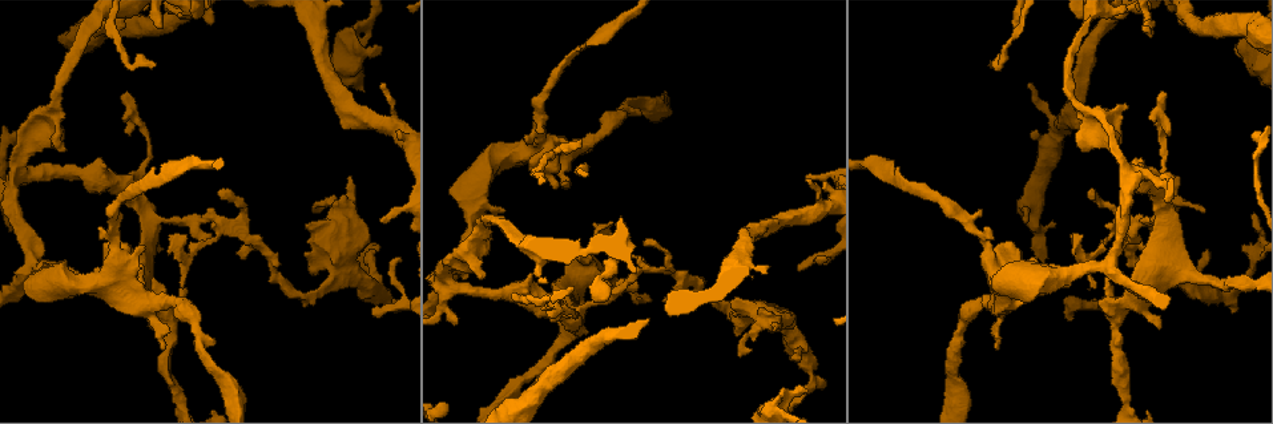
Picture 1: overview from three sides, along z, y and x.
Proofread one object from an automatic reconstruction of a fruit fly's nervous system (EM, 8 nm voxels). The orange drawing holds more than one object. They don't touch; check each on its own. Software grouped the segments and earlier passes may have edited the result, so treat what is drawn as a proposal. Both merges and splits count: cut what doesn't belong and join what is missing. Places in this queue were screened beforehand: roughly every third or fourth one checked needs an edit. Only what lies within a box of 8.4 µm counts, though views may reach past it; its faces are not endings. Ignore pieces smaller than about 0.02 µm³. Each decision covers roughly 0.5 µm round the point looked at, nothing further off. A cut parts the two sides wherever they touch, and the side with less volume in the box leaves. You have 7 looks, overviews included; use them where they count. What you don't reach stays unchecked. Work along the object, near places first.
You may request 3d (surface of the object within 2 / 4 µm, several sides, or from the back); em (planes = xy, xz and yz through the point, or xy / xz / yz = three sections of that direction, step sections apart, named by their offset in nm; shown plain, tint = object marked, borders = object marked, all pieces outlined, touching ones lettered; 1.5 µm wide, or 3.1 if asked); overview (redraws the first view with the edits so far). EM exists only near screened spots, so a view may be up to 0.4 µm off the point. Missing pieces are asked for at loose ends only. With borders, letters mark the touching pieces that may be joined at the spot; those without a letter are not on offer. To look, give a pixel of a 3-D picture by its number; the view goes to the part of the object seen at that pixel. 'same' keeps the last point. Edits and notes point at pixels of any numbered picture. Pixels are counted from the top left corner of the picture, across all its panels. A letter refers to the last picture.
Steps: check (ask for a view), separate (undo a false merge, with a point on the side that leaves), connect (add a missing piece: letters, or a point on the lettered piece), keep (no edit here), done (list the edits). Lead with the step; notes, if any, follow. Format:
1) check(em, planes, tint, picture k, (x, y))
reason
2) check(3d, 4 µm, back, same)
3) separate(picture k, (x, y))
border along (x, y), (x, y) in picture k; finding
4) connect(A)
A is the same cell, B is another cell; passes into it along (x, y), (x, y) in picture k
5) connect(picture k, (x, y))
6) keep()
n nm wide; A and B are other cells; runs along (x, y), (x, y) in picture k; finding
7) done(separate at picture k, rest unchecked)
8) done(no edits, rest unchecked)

check(em, planes, borders, picture 1, (349, 177))
an open end

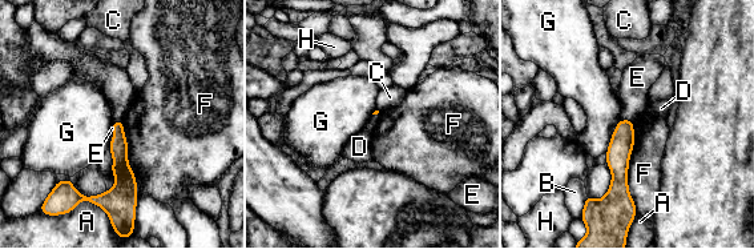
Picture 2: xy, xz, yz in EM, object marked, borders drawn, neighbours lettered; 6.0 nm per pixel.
keep()
A, B, C, D, E, F, G and H are other cells; border along (620, 117), (629, 119), (633, 123) in picture 2; no lettered piece goes on from it

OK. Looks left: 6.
check(3d, 4 µm, picture 1, (1233, 310))
an open end

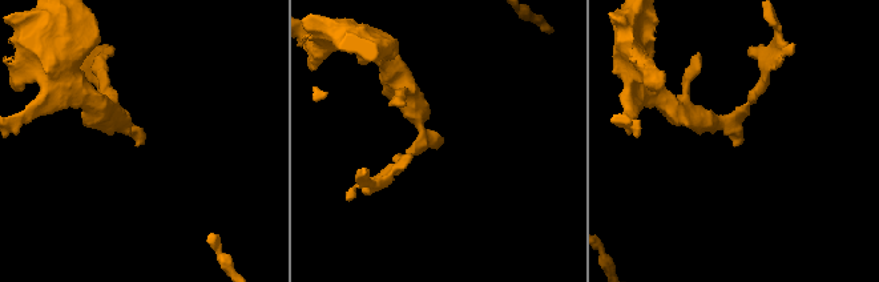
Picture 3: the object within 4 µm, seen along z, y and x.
check(em, xy, step 8, tint, picture 3, (435, 141))

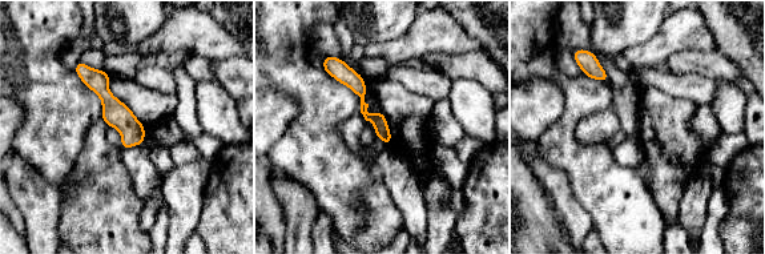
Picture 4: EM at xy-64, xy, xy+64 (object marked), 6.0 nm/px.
check(em, planes, borders, same)

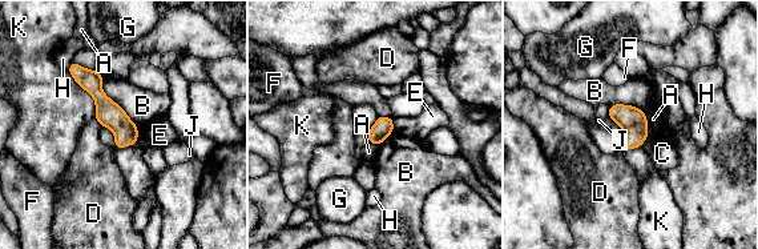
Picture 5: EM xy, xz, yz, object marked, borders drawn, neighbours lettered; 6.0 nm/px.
keep()
A, B, C, D, E, F, G, H, J and K are other cells; no lettered piece goes on from it

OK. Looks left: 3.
check(3d, 4 µm, back, picture 1, (1022, 219))
branch stops here

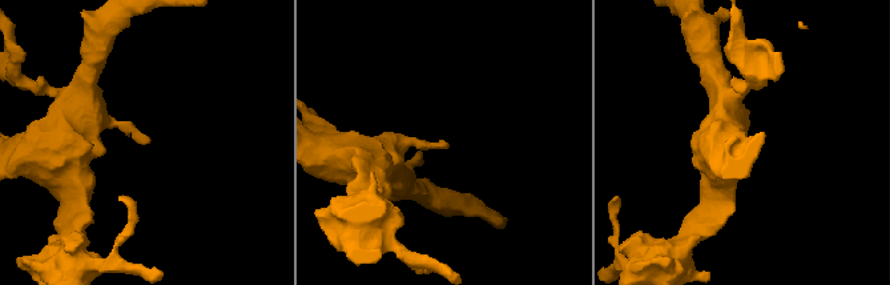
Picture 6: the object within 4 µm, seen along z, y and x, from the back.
check(em, planes, borders, picture 6, (148, 141))
now the EM

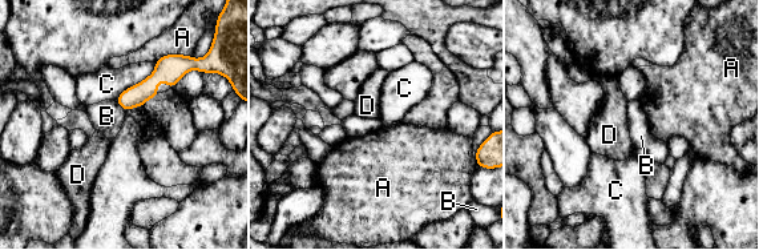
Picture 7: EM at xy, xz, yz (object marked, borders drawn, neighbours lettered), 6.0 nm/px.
keep()
A, B, C and D are other cells; no lettered piece goes on from it

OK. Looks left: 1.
done(no edits, rest unchecked)

